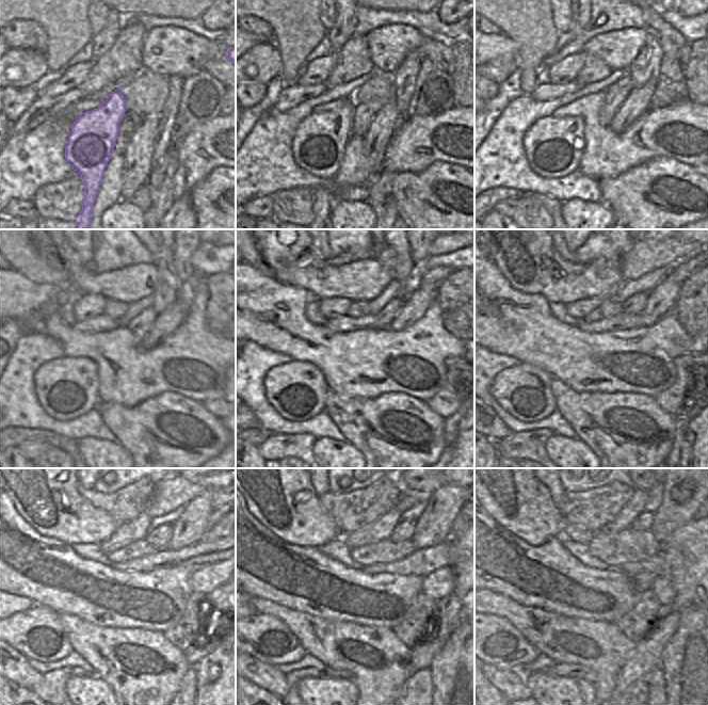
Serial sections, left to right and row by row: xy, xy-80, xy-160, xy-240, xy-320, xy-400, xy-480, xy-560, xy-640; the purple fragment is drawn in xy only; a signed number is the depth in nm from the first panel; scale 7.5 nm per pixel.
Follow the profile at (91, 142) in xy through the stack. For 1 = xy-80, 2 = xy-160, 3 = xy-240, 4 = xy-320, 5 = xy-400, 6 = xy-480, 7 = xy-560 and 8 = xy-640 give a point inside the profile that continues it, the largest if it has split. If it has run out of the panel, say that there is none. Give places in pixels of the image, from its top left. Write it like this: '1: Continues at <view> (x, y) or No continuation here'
1: Continues at xy-80 (319, 142)
2: Continues at xy-160 (553, 146)
3: Continues at xy-240 (66, 388)
4: Continues at xy-320 (296, 390)
5: Continues at xy-400 (525, 391)
6: Continues at xy-480 (37, 634)
7: Continues at xy-560 (263, 637)
8: Continues at xy-640 (496, 642)

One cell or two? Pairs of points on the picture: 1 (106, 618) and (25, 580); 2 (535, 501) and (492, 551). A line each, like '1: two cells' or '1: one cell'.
1: one cell
2: two cells

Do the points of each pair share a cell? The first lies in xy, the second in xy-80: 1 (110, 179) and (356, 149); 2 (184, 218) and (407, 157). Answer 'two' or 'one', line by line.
1: one
2: one

